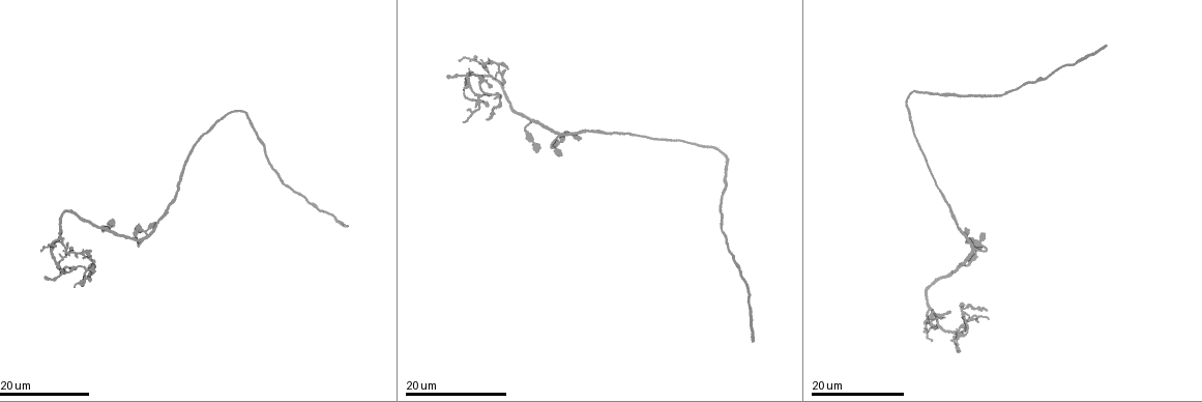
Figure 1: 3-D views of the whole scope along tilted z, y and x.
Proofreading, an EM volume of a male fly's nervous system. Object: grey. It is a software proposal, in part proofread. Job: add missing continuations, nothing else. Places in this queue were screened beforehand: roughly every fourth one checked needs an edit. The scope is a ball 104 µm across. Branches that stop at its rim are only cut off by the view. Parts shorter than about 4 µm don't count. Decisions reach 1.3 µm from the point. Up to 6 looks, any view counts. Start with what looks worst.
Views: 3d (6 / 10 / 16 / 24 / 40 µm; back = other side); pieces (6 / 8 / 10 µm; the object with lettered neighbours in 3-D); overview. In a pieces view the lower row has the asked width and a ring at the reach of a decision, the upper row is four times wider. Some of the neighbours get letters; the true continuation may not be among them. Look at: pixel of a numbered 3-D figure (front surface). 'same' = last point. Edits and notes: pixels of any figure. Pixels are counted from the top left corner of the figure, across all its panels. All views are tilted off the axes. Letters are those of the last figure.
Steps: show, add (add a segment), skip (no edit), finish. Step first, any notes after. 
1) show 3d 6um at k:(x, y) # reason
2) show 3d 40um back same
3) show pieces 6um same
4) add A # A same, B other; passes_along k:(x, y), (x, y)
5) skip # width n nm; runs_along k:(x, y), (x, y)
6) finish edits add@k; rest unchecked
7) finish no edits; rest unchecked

show 3d 16um at 1:(985, 311) # end of a long branch

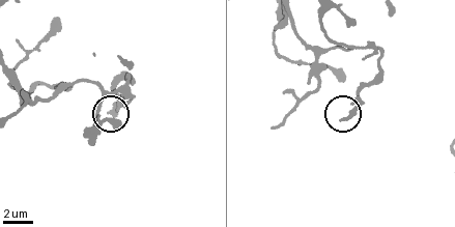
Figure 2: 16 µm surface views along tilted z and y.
show pieces 10um at 2:(346, 117) # see the neighbours

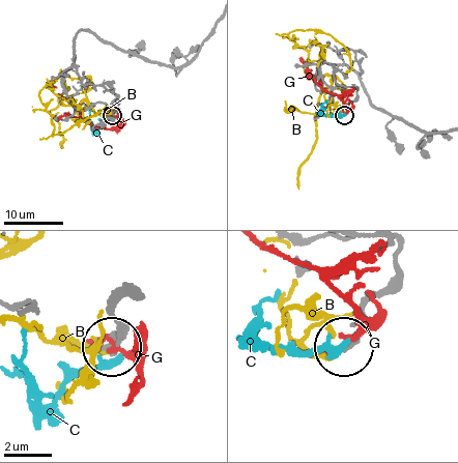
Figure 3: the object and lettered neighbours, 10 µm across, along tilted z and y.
skip # B other, C other, G other; no lettered segment goes on from it

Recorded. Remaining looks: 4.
show 3d 16um at 1:(462, 122) # free end

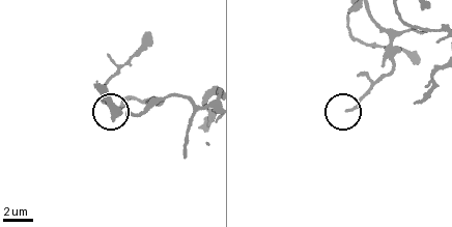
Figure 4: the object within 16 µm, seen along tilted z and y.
show pieces 10um at 4:(347, 108)

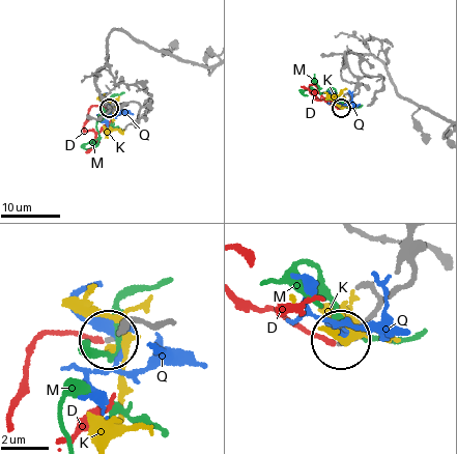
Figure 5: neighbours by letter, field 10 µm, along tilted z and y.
add D # D same, K other, M other, Q other; it goes on there

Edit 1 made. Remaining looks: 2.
show 3d 16um at 1:(538, 151) # an open end

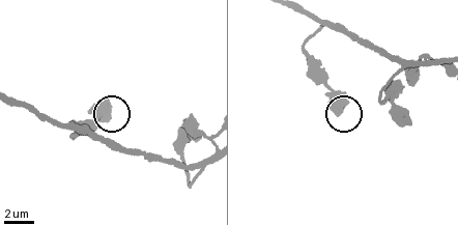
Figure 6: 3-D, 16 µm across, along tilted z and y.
show pieces 6um at 6:(336, 114)

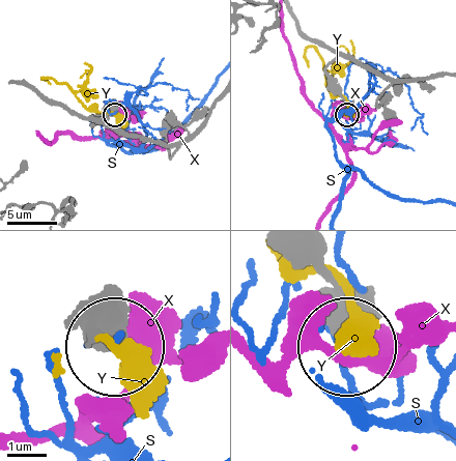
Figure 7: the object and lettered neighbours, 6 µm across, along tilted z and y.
skip # S other, X other, Y other; no lettered segment goes on from it

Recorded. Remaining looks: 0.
finish edits add@5; rest unchecked

